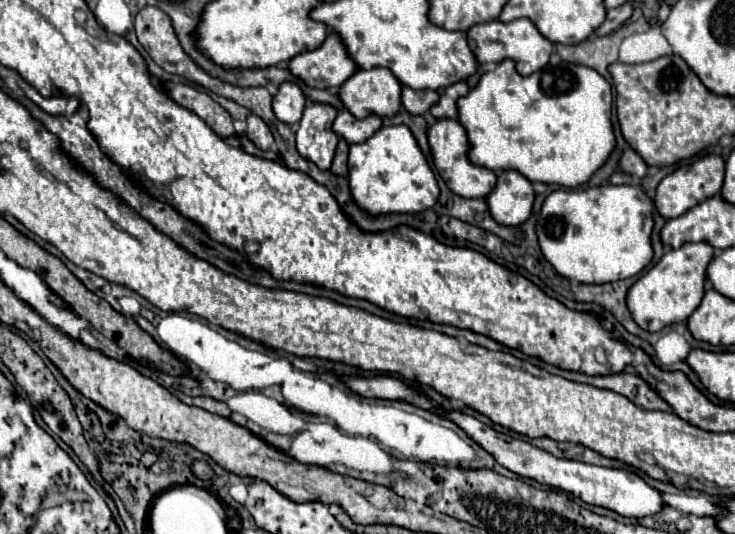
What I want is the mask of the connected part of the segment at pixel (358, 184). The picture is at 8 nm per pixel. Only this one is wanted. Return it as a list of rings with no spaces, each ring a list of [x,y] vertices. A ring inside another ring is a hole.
[[[407,125],[381,127],[373,137],[349,149],[349,185],[353,199],[371,215],[421,213],[437,203],[439,185],[415,135]]]

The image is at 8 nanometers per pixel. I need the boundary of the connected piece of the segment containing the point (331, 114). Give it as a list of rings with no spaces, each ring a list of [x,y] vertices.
[[[307,101],[303,119],[297,125],[297,151],[319,169],[329,169],[339,137],[333,133],[337,109],[327,103]]]

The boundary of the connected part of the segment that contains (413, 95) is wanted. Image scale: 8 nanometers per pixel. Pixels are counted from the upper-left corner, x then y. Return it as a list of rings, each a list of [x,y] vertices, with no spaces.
[[[403,87],[401,103],[403,103],[403,107],[409,113],[423,115],[423,113],[427,113],[437,103],[437,99],[439,99],[437,91],[431,91],[431,89],[427,89],[427,91],[415,91],[411,87]]]

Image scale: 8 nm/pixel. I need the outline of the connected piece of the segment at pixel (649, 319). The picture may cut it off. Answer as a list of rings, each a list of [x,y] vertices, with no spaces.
[[[685,243],[679,249],[669,249],[661,261],[641,275],[627,293],[627,305],[635,323],[639,323],[645,331],[657,333],[667,325],[687,321],[703,299],[707,267],[713,259],[713,251],[715,249],[709,243]]]

